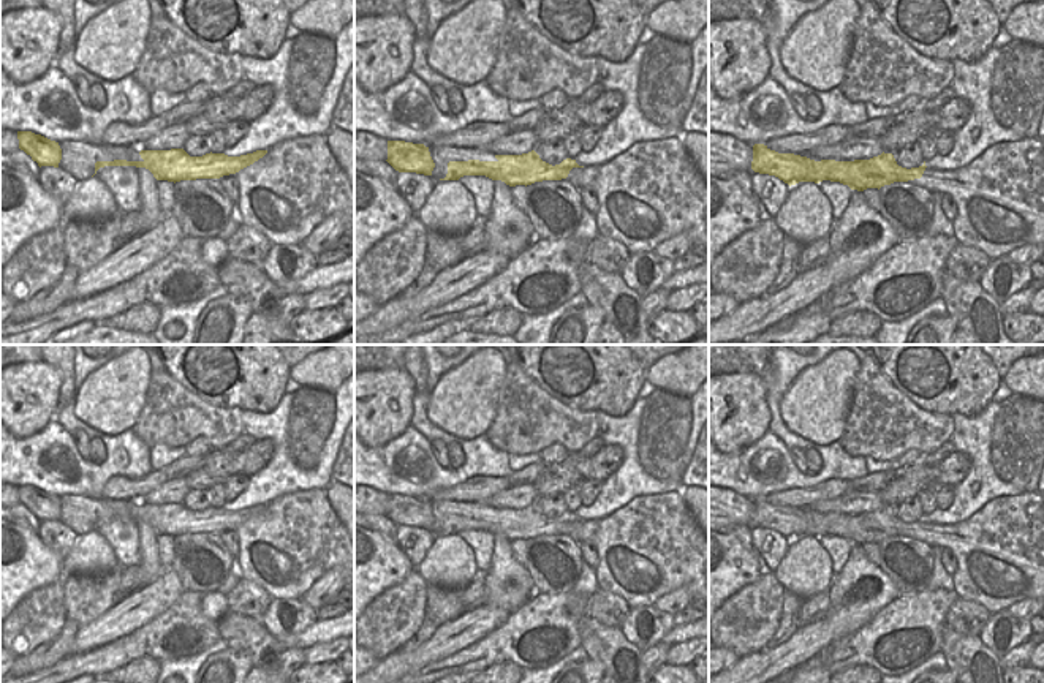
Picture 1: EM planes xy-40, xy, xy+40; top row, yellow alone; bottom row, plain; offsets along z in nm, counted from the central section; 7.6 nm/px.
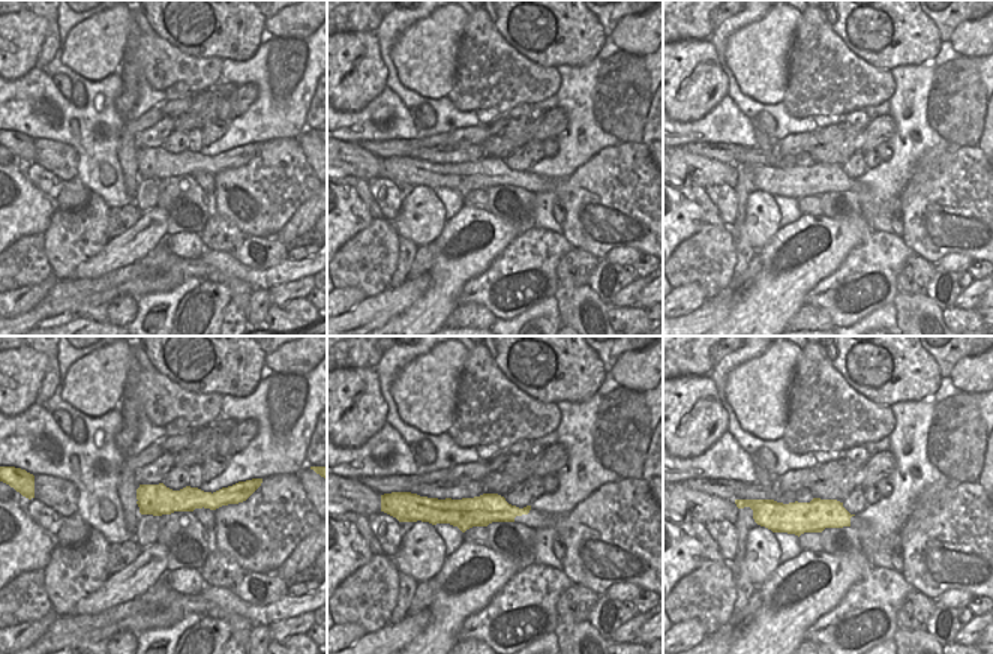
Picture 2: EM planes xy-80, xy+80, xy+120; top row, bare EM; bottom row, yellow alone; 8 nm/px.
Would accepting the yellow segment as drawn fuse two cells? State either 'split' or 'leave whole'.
split

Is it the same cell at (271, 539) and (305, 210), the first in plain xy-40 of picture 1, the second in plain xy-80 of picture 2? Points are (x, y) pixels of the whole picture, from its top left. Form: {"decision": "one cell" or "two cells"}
{"decision": "two cells"}

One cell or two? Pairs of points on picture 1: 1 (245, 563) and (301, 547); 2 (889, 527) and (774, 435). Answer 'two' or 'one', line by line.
1: one
2: two

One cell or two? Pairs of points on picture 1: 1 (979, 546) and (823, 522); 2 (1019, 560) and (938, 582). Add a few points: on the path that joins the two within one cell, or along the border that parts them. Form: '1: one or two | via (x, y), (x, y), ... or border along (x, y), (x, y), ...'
1: one | via (940, 535), (897, 527), (862, 527)
2: two | border along (951, 576), (954, 588)

